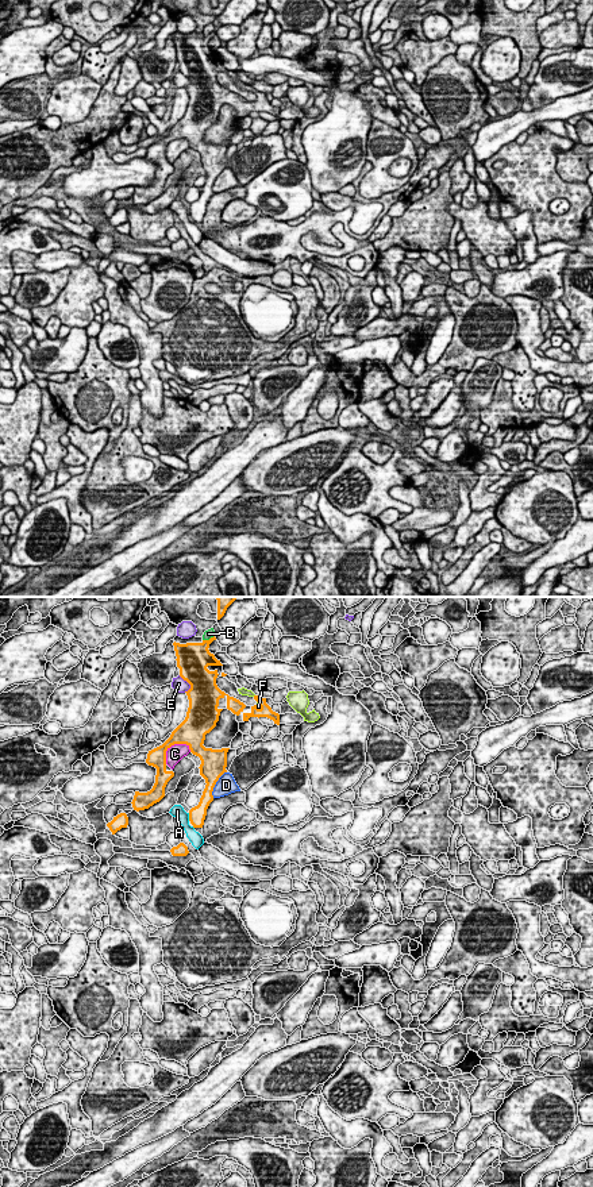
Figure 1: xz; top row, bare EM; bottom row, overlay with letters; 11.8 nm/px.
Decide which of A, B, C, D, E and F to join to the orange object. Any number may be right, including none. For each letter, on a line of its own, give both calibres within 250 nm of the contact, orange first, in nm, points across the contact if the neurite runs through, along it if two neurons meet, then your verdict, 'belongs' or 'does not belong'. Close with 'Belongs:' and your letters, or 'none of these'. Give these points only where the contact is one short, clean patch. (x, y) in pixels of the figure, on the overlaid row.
A: 190 nm thick on the orange side, 160 nm on the other; border along xz (188, 813), (189, 820); does not belong
B: 320 nm thick on the orange side, 100 nm on the other; does not belong
C: 300 nm thick on the orange side, 200 nm on the other; does not belong
D: 300 nm thick on the orange side, 240 nm on the other; does not belong
E: 380 nm thick on the orange side, 160 nm on the other; does not belong
F: 140 nm thick on the orange side, 50 nm on the other; belongs
Belongs: F

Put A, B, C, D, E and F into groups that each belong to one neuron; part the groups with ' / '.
A / B / C / D / E / F

